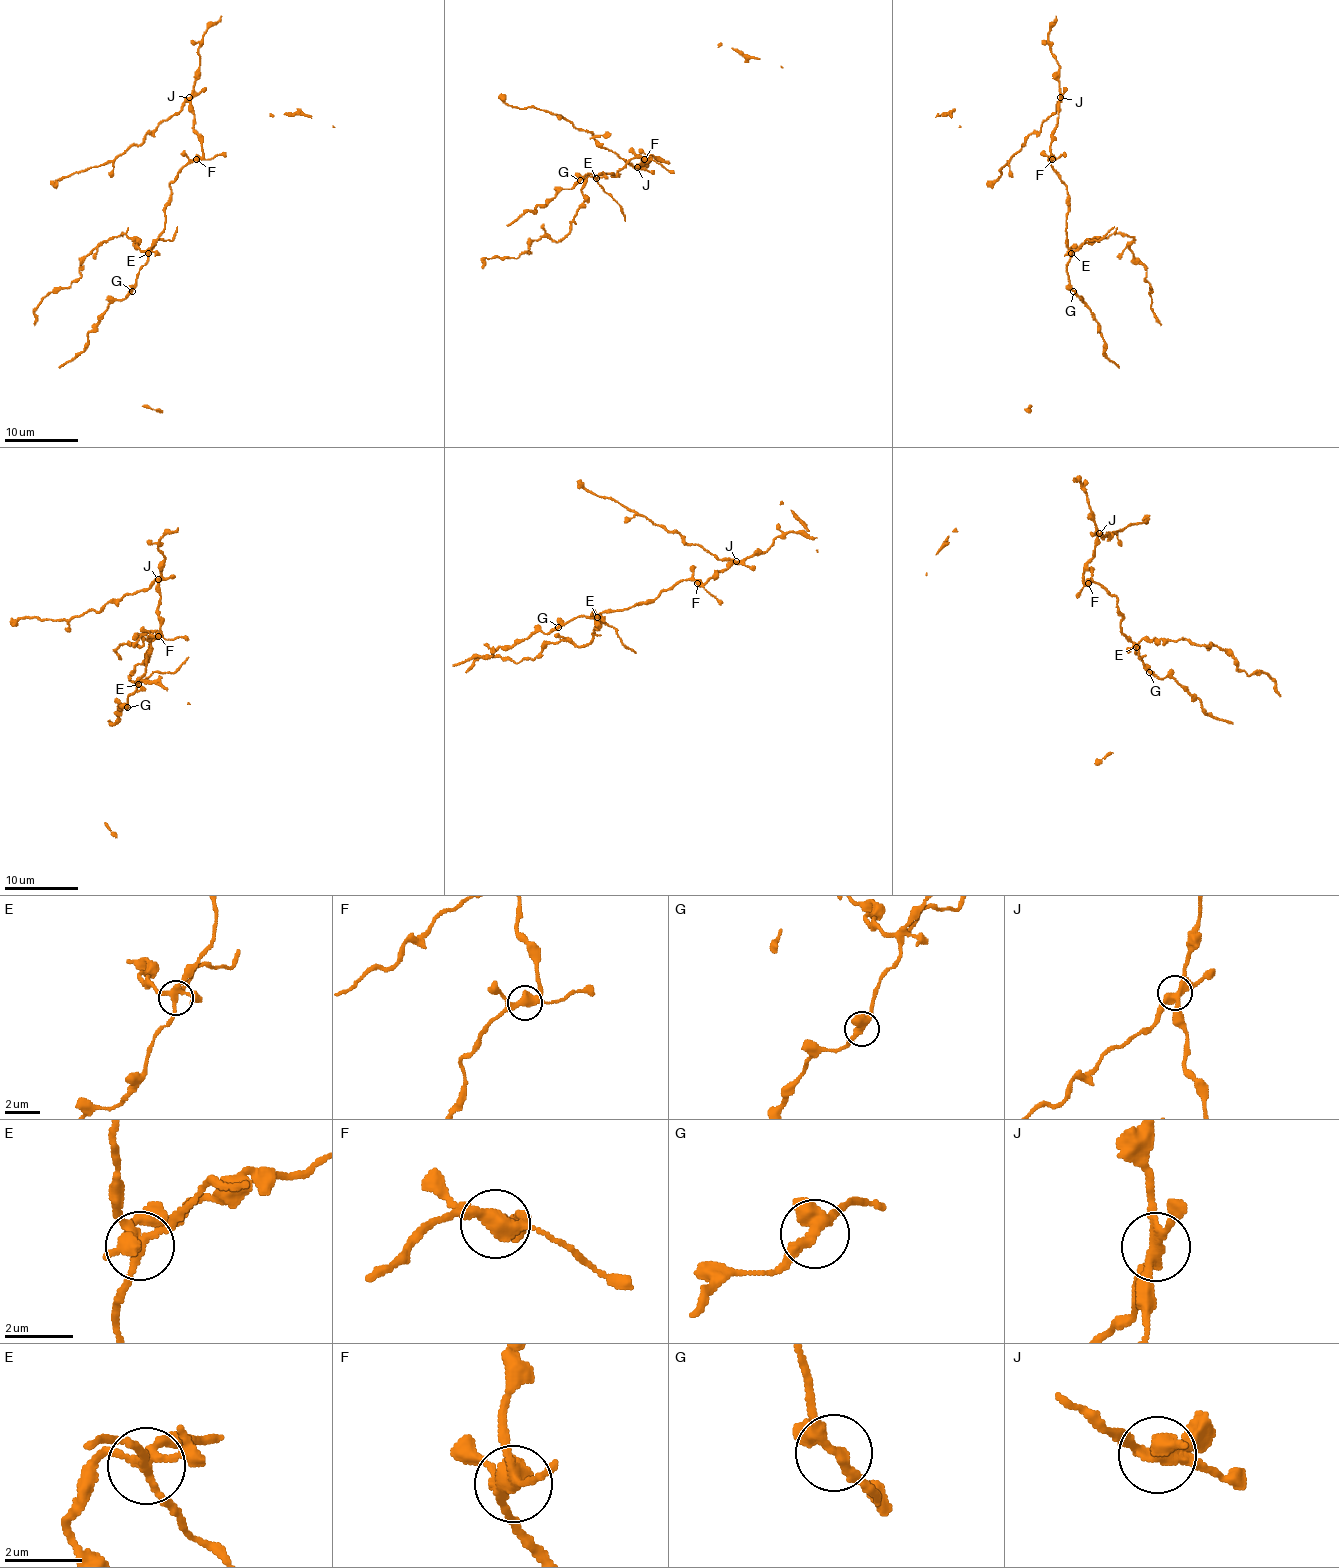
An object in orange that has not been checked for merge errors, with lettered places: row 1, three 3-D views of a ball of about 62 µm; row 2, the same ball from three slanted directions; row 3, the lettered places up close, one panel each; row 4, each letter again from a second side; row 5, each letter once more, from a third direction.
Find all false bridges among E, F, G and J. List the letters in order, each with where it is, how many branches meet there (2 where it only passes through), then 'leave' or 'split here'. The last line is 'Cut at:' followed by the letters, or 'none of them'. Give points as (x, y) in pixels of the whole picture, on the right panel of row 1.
E: (1071, 253) | 5 | split here
F: (1052, 159) | 4 | leave
G: (1073, 291) | 3 | leave
J: (1060, 97) | 4 | split here
Cut at: E, J

